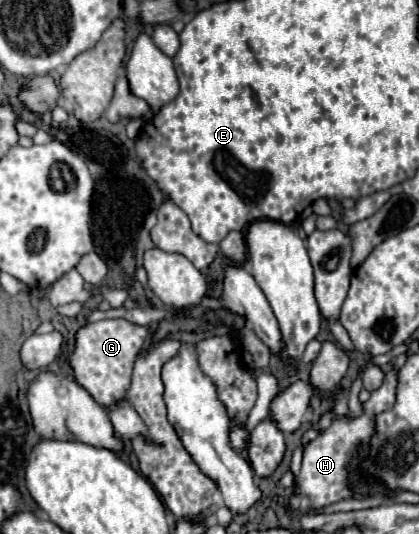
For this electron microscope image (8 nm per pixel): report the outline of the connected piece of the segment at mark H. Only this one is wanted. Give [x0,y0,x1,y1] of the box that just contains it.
[300,369,398,507]

